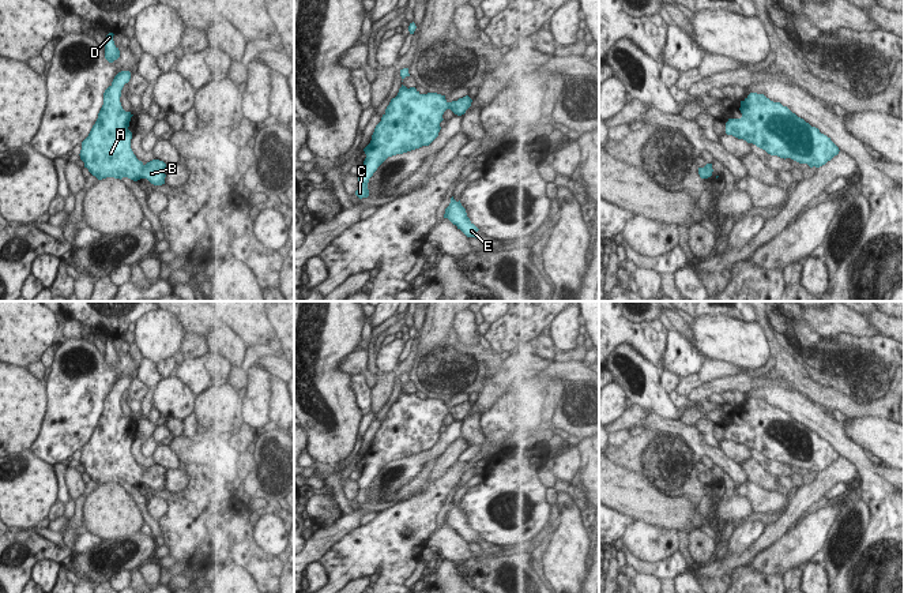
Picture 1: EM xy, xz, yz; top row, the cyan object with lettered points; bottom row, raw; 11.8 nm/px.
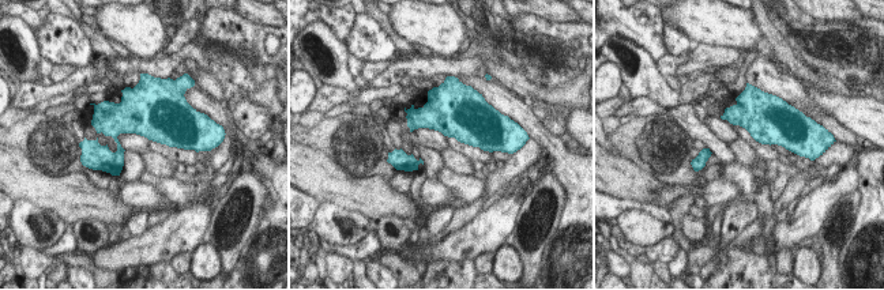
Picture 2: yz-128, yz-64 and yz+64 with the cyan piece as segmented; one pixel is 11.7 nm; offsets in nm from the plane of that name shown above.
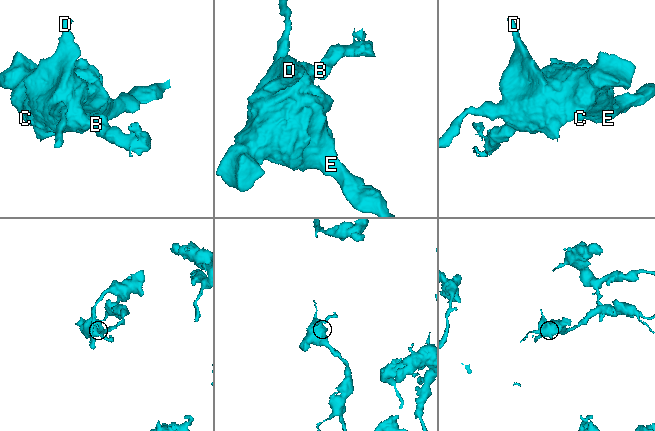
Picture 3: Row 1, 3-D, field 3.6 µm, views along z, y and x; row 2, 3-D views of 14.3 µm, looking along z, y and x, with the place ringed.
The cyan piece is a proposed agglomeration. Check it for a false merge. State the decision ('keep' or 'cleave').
keep

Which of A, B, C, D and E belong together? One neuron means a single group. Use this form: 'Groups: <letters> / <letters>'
Groups: A B C D E.

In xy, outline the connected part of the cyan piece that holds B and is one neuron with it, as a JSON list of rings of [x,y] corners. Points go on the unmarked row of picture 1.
[[[129,376],[118,378],[103,398],[103,410],[88,442],[82,447],[80,465],[98,485],[128,483],[133,487],[147,484],[154,491],[165,489],[166,469],[152,465],[146,470],[131,454],[132,438],[128,435],[131,417],[121,412],[120,402]]]

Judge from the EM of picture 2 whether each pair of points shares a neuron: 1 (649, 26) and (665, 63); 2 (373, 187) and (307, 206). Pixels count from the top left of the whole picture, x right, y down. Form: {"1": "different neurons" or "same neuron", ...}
{"1": "different neurons", "2": "different neurons"}

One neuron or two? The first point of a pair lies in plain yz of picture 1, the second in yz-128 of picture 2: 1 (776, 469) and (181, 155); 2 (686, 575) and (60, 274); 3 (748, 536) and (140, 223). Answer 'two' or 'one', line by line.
1: one
2: two
3: one

